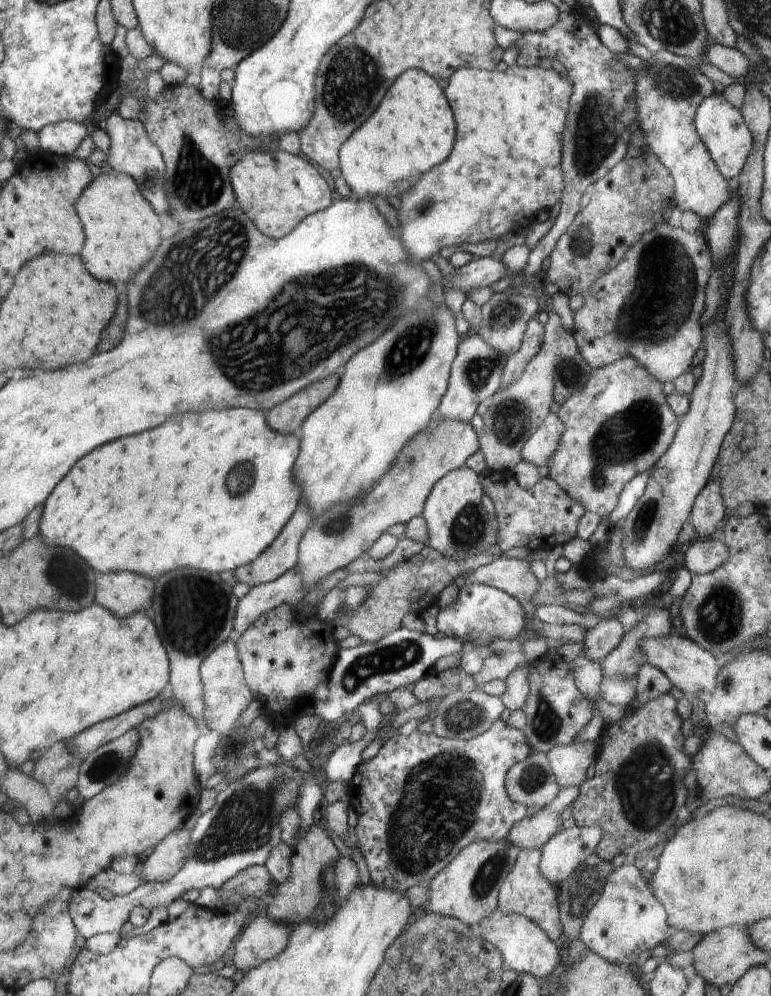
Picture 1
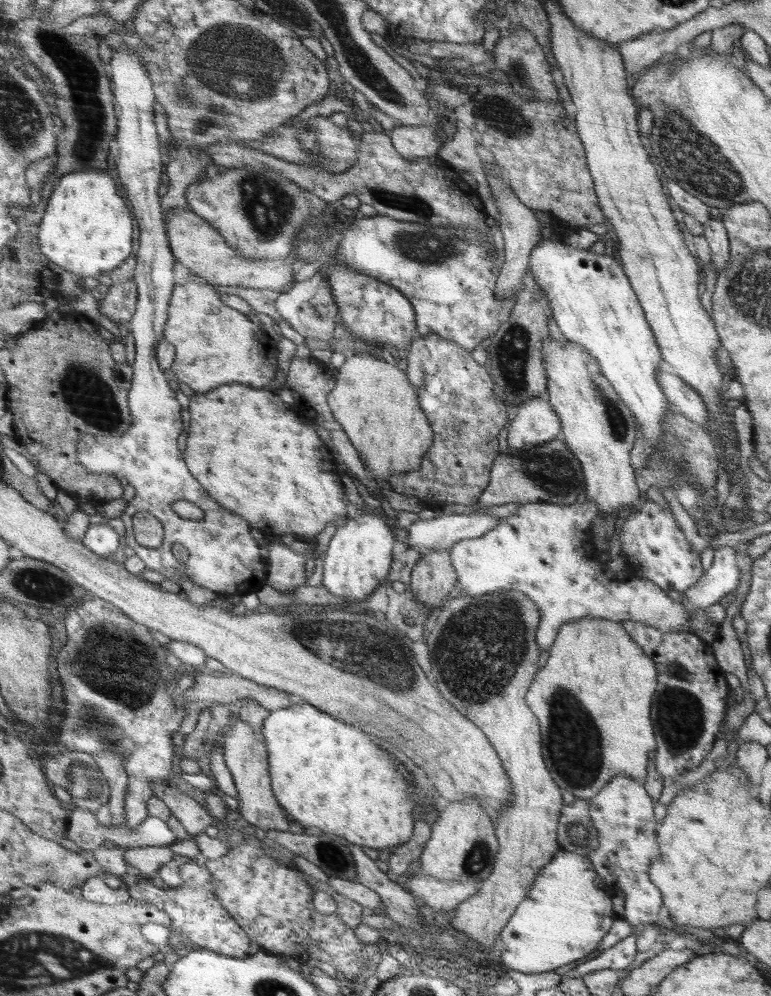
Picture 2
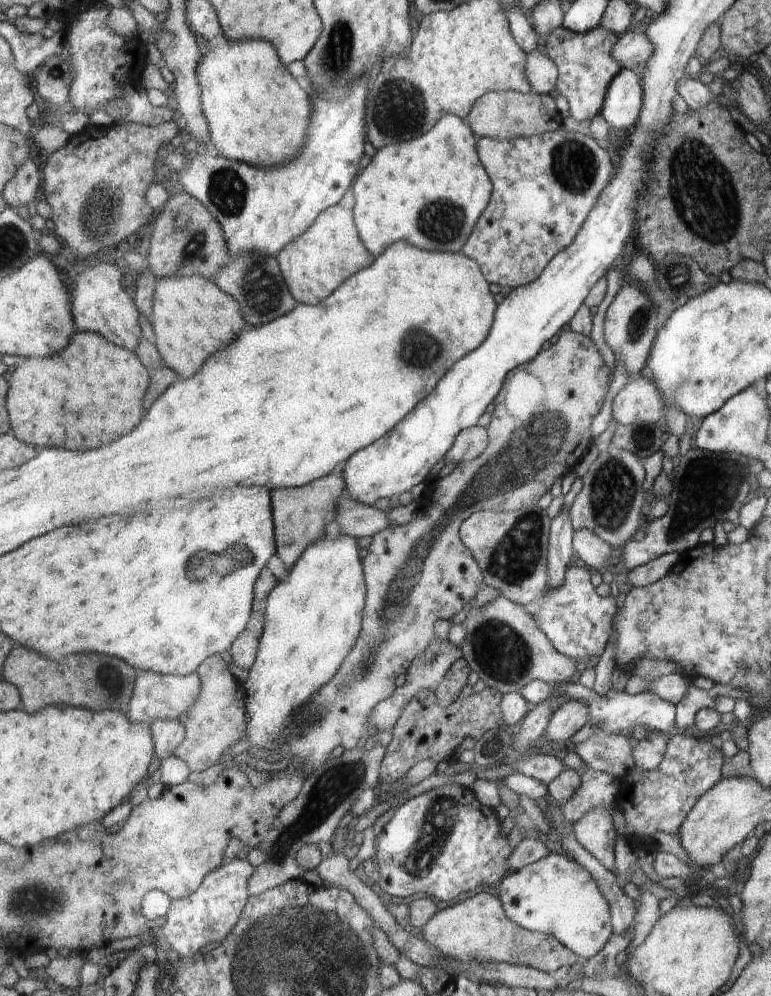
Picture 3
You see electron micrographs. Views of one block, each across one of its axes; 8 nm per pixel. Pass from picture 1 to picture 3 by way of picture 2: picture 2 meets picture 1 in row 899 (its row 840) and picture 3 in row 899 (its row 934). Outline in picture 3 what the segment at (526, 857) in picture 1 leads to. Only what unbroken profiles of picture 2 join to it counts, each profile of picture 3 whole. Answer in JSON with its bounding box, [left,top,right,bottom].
[419,892,580,973]

